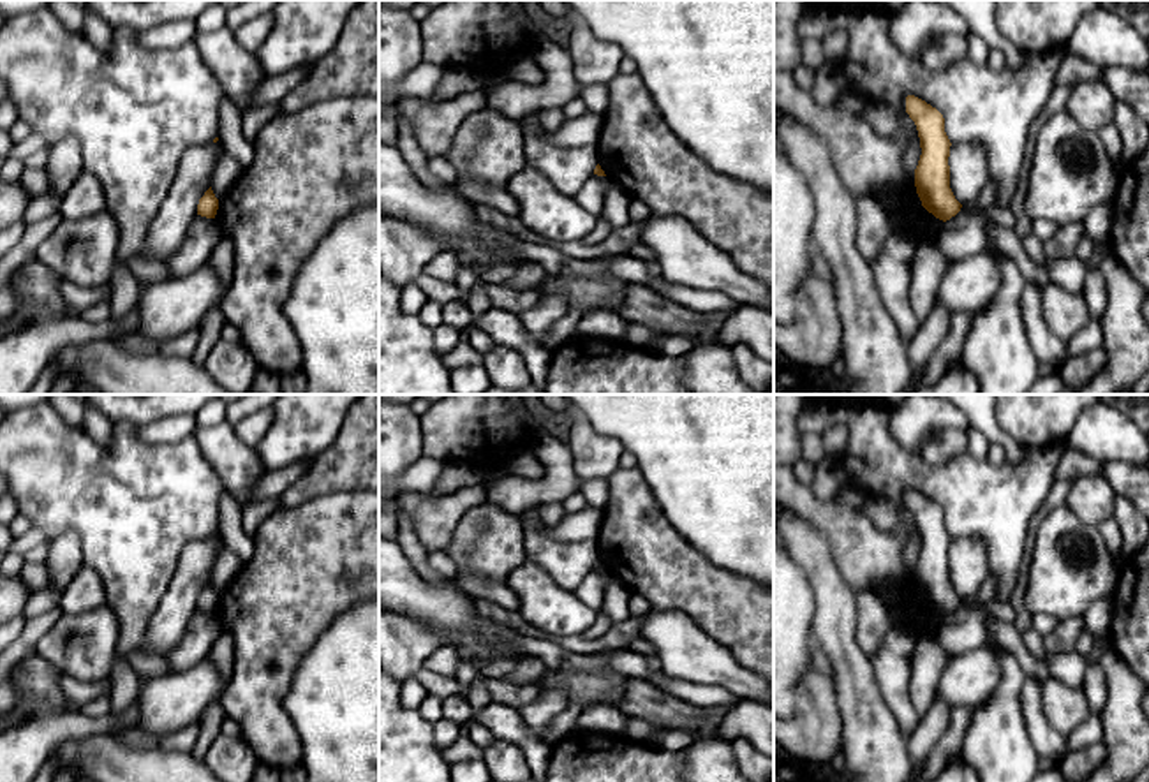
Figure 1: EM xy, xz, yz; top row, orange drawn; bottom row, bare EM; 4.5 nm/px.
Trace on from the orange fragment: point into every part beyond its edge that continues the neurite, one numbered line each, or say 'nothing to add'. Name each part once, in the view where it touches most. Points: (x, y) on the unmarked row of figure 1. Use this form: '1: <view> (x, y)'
nothing to add

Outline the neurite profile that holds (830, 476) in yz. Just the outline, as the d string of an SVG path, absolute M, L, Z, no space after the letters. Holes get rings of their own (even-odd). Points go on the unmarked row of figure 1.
M825 456L816 465L812 491L819 500L830 500L841 488L846 486L846 470L842 456Z

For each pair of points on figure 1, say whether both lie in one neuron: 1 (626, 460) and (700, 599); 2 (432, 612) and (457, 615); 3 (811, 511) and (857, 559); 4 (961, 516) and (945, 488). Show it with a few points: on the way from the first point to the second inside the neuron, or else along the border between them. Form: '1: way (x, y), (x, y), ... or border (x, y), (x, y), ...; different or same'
1: border (637, 465), (619, 469); different
2: way (437, 612), (452, 612); same
3: way (823, 518), (852, 546); same
4: way (961, 509), (961, 504), (952, 495); same

